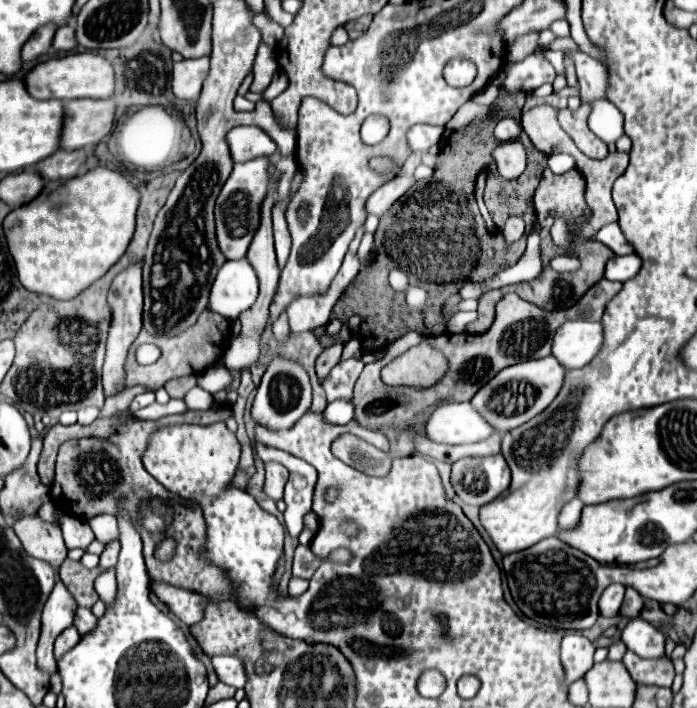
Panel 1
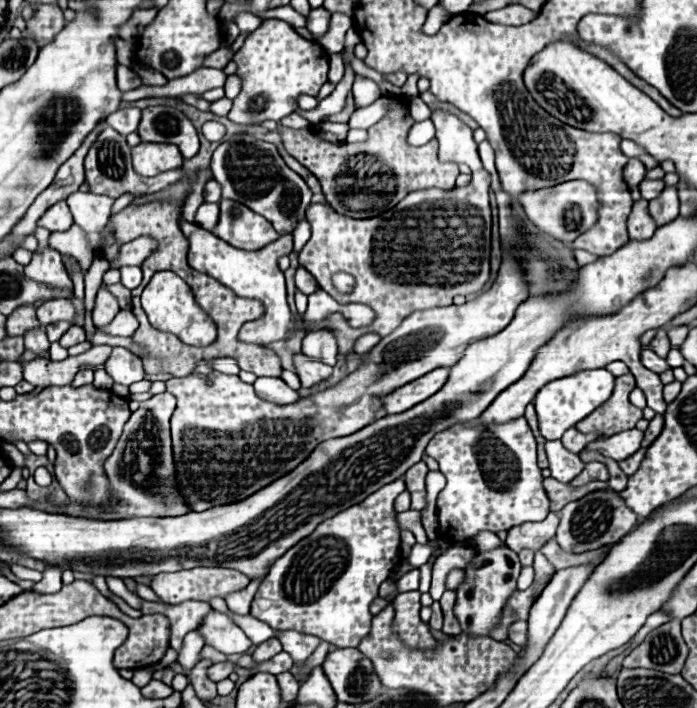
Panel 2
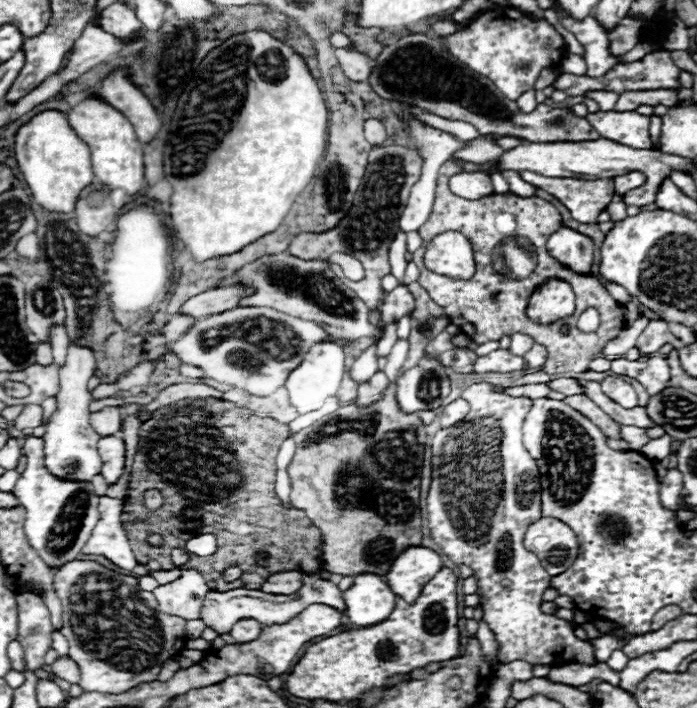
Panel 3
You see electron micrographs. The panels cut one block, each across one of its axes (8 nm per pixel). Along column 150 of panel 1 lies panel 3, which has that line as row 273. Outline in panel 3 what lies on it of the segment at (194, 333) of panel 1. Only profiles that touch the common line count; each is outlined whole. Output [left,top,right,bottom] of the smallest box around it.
[288,146,424,324]

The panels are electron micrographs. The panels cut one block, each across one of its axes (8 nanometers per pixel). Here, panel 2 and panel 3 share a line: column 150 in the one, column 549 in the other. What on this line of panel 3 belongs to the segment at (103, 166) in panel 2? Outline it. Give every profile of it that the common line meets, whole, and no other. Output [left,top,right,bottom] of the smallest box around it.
[520,172,614,222]

